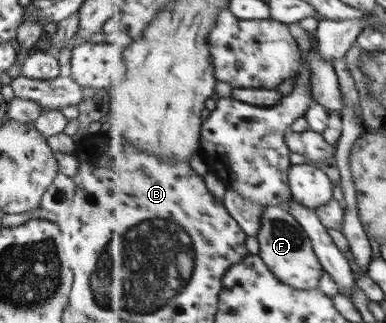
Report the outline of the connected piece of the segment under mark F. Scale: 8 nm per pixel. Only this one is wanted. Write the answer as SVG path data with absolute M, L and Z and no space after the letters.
M280 205L266 207L262 215L262 227L257 237L260 242L259 256L283 284L300 290L319 287L324 268L316 255L308 232L289 210Z

